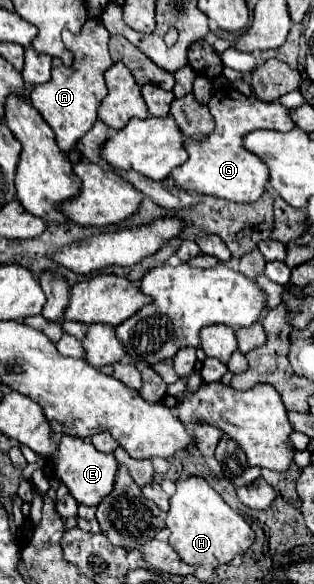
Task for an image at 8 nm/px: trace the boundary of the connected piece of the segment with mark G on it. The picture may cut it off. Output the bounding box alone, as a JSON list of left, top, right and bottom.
[172,90,296,202]

